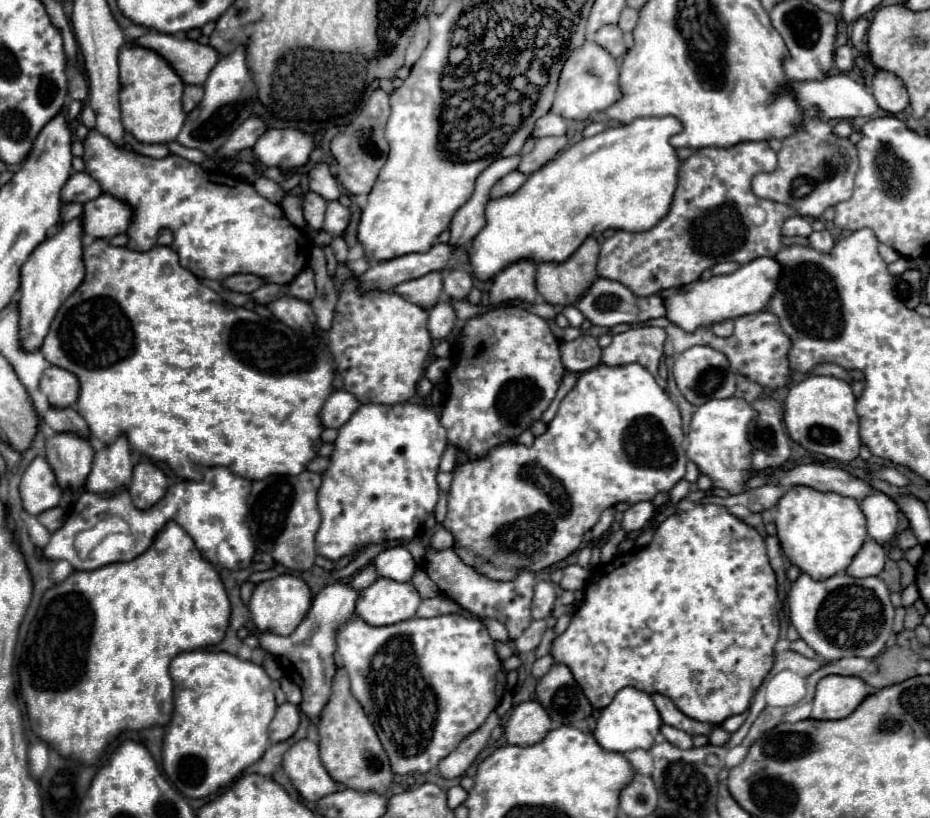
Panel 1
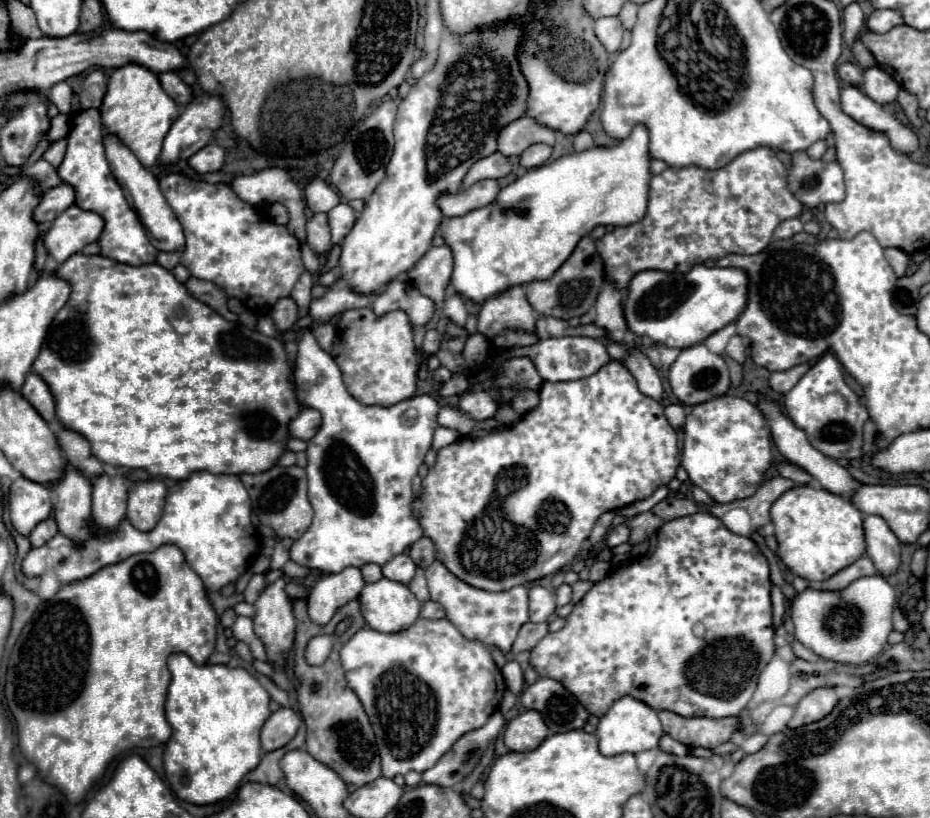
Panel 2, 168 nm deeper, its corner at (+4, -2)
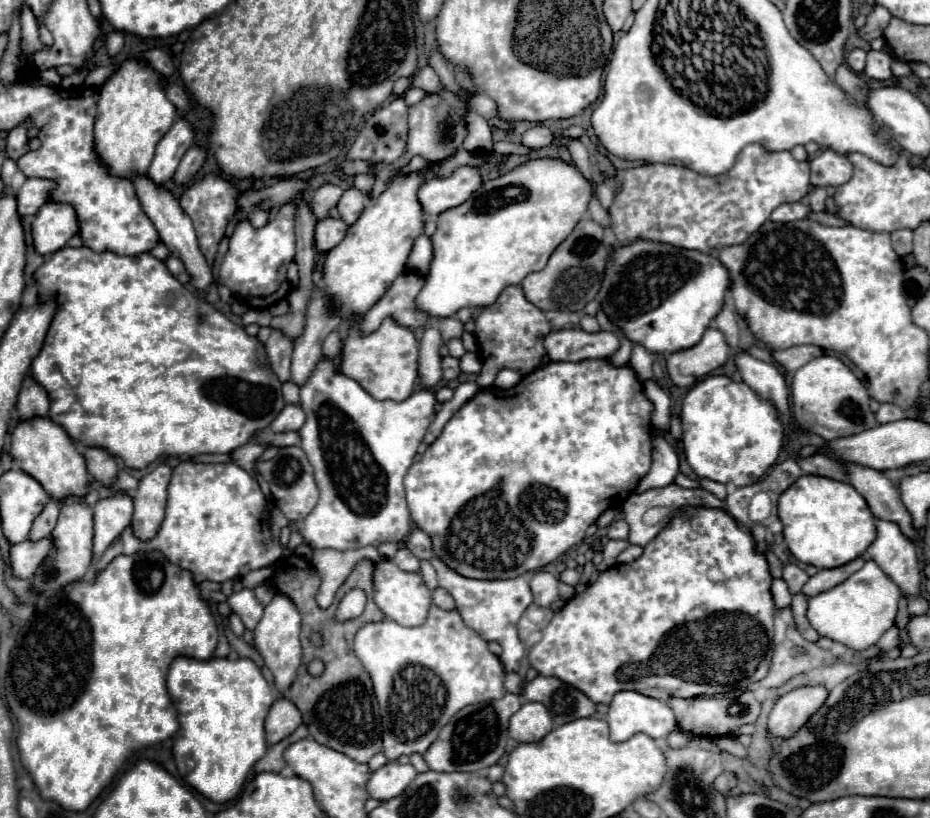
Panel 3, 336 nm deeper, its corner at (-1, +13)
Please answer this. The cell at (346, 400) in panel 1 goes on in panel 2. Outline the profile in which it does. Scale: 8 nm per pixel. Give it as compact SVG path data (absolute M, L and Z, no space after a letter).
M303 409L303 411L299 411L299 415L293 421L289 421L287 429L295 439L307 441L313 437L313 431L317 431L319 425L321 425L321 415L317 415L317 411Z

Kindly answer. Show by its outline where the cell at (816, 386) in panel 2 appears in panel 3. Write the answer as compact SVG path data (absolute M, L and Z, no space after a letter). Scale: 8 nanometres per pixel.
M822 354L798 368L794 378L791 378L790 388L796 424L800 424L804 430L816 432L826 440L860 434L878 424L868 406L868 390L838 356Z

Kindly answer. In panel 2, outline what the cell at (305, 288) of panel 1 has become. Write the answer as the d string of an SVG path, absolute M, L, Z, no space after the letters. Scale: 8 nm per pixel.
M279 299L271 309L271 319L279 333L289 331L297 321L297 303L293 299Z

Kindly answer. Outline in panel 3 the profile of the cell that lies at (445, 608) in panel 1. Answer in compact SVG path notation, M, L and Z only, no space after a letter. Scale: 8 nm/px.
M436 588L432 592L432 602L442 610L452 610L454 608L454 598L444 588Z

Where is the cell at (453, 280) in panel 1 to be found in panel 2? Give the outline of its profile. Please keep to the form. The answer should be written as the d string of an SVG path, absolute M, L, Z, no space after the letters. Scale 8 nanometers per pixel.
M453 293L453 295L445 301L443 311L445 311L445 315L449 317L449 321L453 321L453 323L459 325L459 327L465 327L465 321L467 321L467 309L465 309L463 297L459 297L457 293Z

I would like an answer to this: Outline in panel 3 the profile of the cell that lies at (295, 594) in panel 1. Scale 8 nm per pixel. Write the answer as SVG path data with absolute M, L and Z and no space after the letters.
M276 592L272 602L264 608L264 616L254 630L254 646L260 652L260 656L264 658L268 670L272 672L276 688L284 692L294 682L296 670L302 664L300 616L298 616L298 608L294 608L294 602L286 594Z

